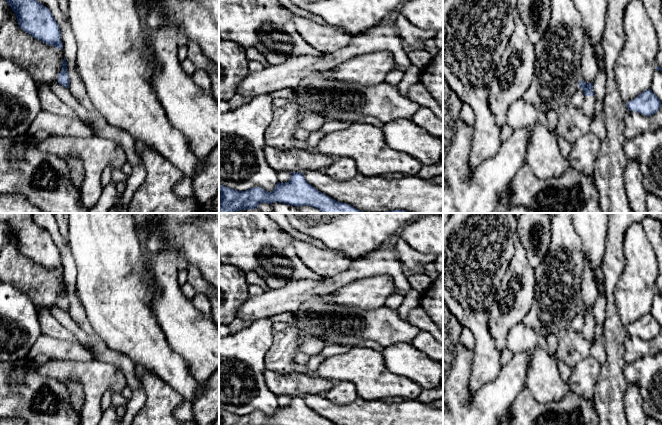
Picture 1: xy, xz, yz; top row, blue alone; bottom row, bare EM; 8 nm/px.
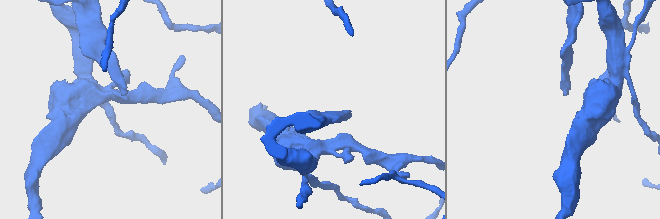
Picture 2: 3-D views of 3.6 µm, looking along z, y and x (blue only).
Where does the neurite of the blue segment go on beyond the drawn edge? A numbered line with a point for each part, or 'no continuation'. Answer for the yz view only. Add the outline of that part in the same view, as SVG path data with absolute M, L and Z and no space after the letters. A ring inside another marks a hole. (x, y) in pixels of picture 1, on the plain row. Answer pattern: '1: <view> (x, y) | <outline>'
1: yz (588, 332) | M587 320L585 321L584 328L581 332L584 338L591 341L592 343L595 341L595 325L595 320Z

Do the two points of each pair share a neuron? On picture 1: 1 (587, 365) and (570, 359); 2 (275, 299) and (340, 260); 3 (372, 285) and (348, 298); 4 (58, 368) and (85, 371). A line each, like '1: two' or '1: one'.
1: two
2: two
3: one
4: one

